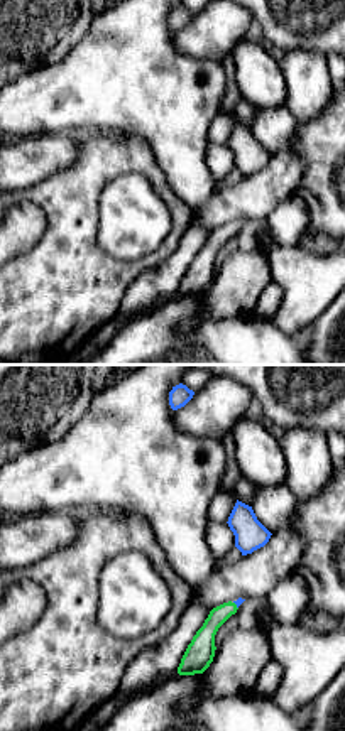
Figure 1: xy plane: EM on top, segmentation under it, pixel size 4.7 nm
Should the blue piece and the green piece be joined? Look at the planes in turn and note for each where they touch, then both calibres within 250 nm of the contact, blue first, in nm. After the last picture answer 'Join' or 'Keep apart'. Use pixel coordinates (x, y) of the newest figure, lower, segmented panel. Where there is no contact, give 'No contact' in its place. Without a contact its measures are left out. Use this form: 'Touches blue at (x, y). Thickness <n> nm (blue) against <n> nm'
Touches blue at (235, 603). Thickness 40 nm (blue) against 110 nm

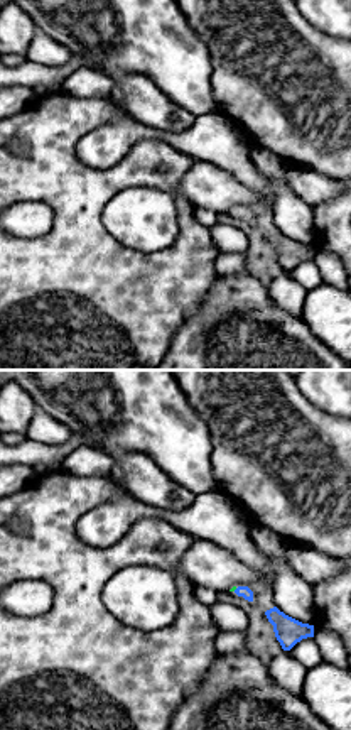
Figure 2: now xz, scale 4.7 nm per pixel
No contact

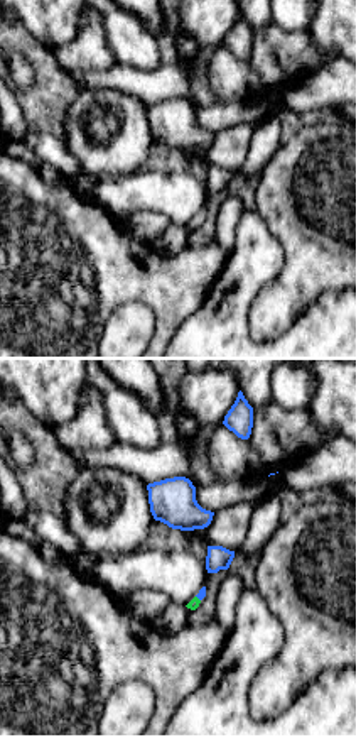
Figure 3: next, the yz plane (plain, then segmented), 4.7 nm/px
Touches blue at (198, 597). Thickness 40 nm (blue) against 50 nm

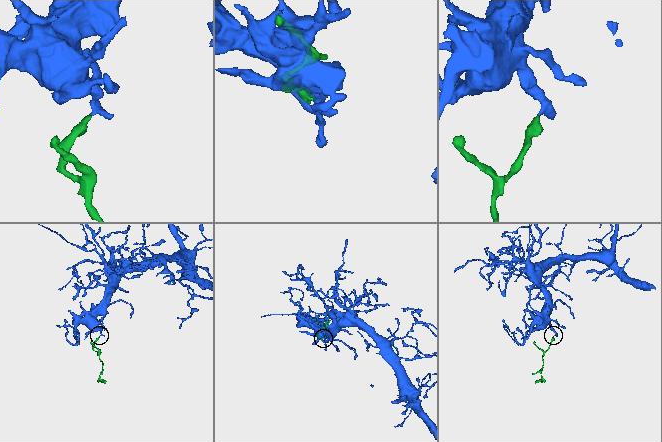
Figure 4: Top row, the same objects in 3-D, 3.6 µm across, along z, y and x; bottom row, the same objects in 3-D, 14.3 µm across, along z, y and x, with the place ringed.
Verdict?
Join

